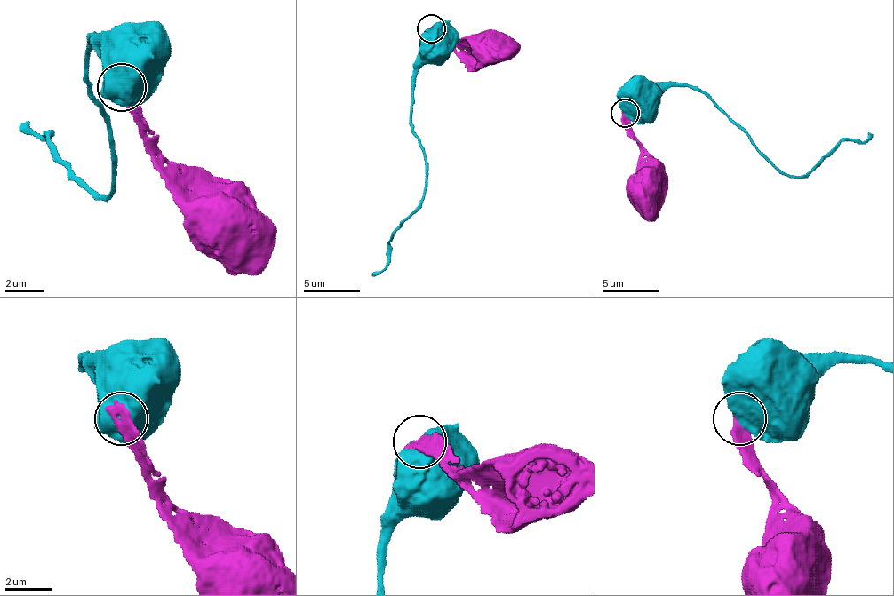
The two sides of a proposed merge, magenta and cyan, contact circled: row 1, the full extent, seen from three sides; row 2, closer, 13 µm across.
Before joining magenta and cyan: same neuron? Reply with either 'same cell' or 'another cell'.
another cell

